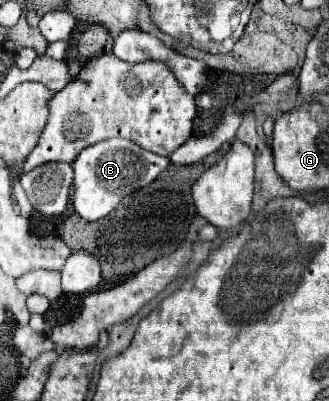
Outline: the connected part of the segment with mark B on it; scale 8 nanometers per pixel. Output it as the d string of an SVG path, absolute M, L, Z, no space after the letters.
M109 138L99 144L85 148L73 160L73 208L83 220L105 218L123 196L131 194L137 188L151 184L165 168L169 168L169 158L157 156L149 150L143 150L135 142L125 138Z

